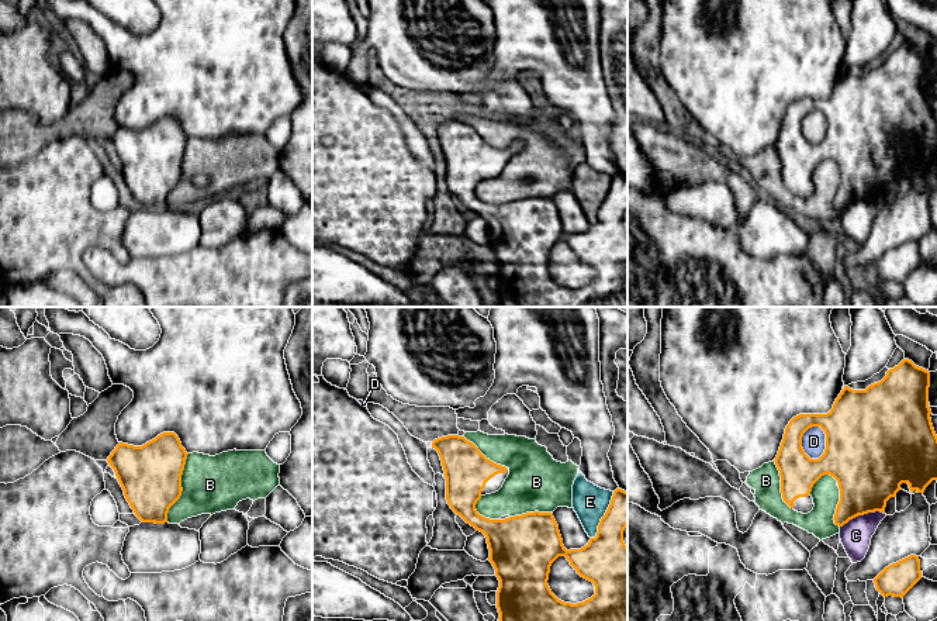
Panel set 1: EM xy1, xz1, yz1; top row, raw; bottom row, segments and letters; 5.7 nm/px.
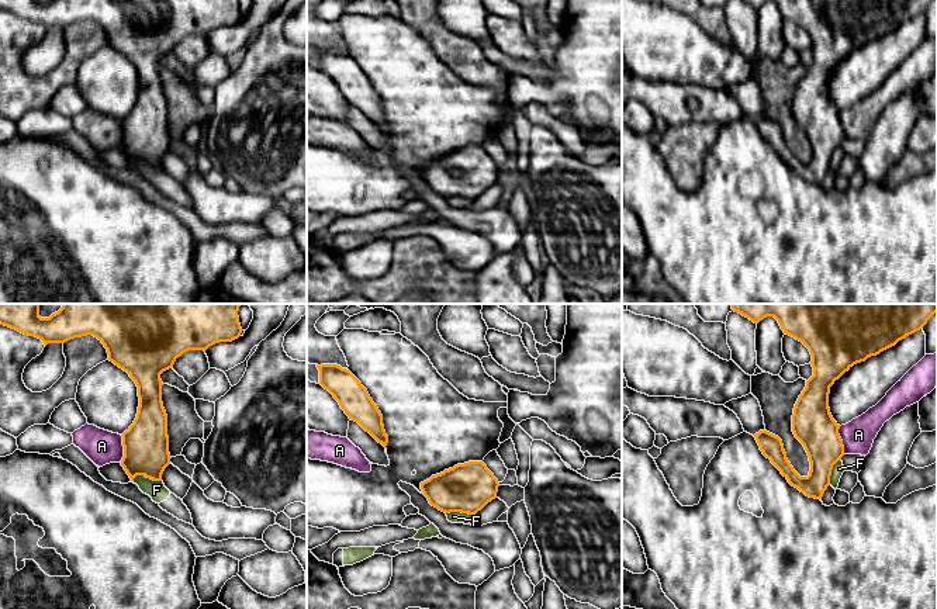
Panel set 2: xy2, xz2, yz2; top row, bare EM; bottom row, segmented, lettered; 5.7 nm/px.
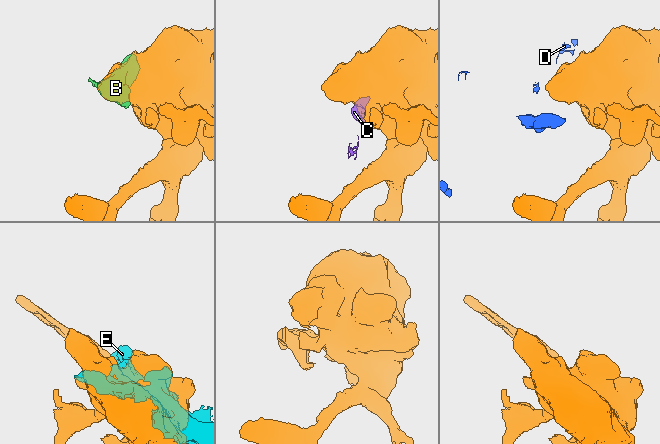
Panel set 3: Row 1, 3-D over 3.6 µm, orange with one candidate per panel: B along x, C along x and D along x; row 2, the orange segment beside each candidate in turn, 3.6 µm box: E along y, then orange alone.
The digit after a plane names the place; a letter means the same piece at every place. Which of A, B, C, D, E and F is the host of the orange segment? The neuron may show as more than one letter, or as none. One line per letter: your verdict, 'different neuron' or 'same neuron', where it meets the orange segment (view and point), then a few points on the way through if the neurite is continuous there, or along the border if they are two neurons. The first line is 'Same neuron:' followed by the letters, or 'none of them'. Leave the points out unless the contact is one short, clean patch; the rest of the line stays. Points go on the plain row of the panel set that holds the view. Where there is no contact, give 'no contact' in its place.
Same neuron: A
A: same neuron; contact xy2 (124, 134)
B: different neuron; contact xy1 (180, 172)
C: different neuron; contact yz1 (861, 199)
D: different neuron; contact yz1 (826, 124); border yz1 (812, 110), (818, 110), (825, 118), (825, 137), (818, 144)
E: different neuron; contact xz1 (604, 200)
F: different neuron; contact xy2 (147, 162)

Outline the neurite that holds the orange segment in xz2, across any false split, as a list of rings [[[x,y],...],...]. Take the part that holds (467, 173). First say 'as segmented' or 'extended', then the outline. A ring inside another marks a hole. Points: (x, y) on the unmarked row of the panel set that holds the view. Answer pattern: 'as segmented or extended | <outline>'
as segmented | [[[468,146],[421,167],[429,188],[445,198],[476,200],[497,183],[499,167],[483,146]]]

